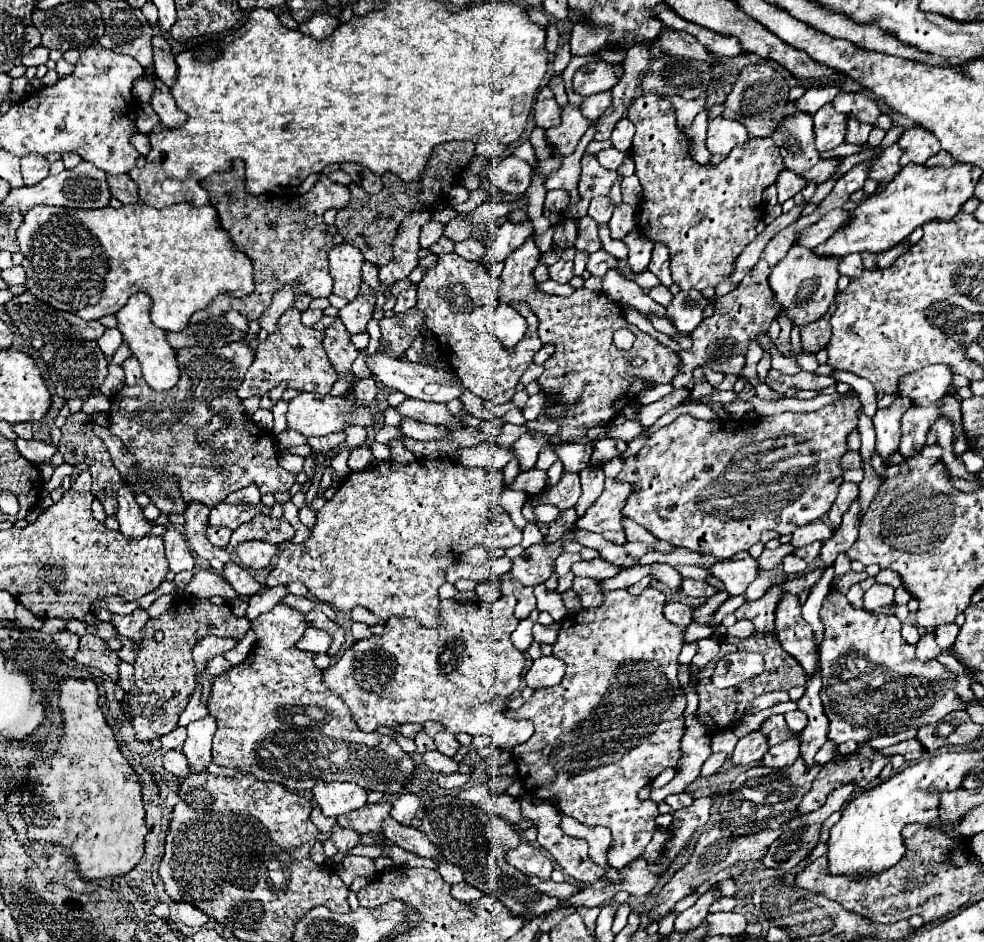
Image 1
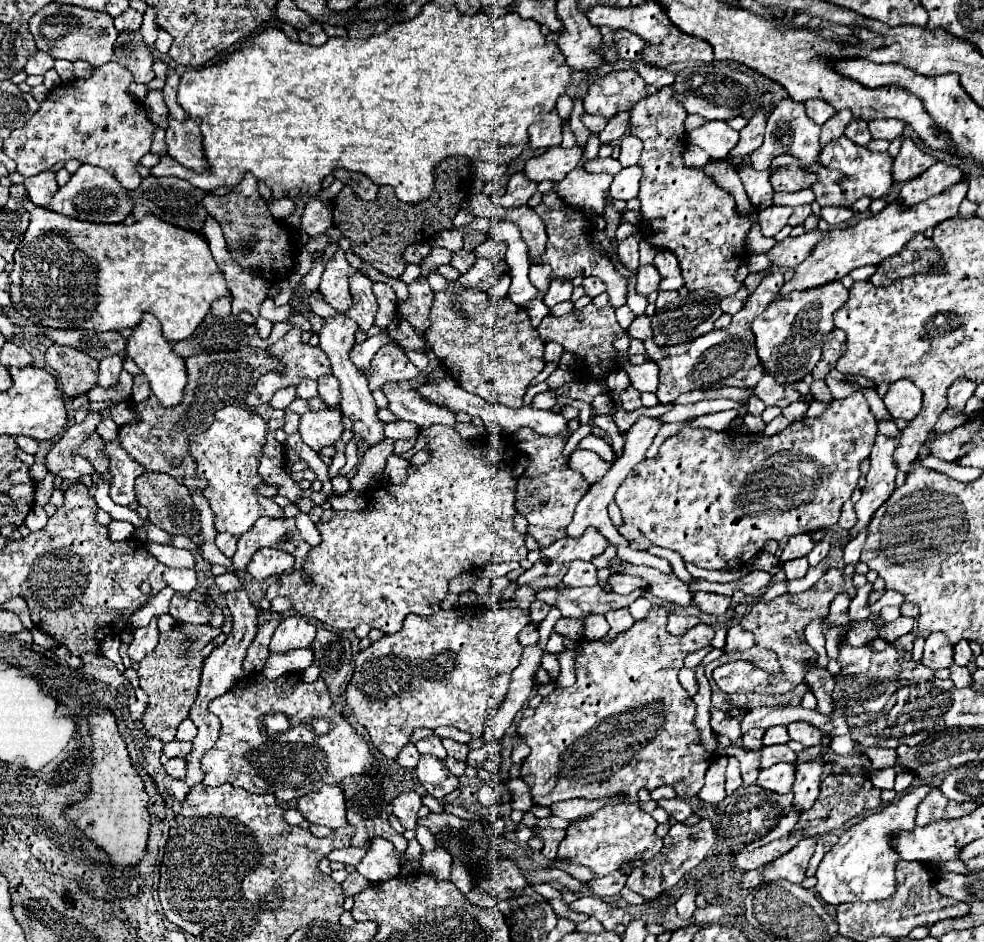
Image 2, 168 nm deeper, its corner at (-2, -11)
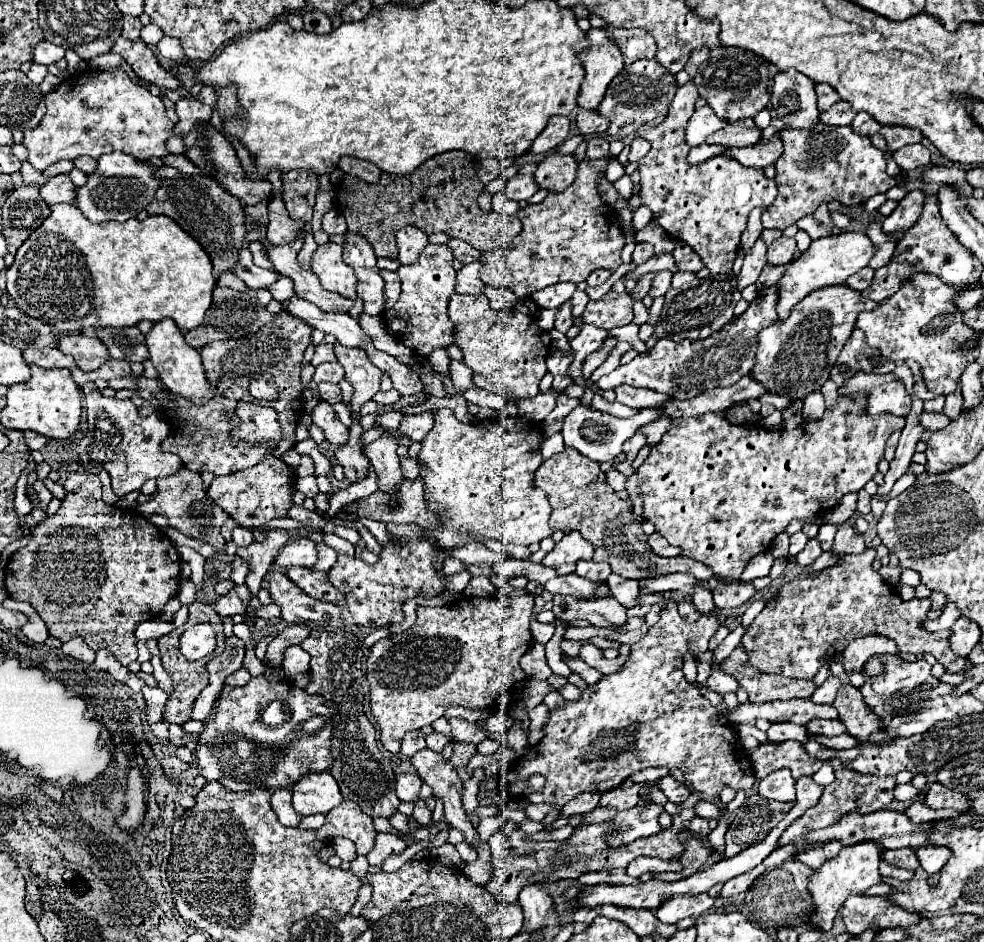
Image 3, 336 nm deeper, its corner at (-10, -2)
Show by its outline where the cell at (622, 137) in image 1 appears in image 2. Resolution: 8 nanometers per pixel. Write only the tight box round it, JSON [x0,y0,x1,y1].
[618,134,642,166]

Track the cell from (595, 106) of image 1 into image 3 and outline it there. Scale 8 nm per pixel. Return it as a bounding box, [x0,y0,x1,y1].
[576,109,608,135]

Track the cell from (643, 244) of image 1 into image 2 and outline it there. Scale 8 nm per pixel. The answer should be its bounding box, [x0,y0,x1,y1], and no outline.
[636,266,660,296]

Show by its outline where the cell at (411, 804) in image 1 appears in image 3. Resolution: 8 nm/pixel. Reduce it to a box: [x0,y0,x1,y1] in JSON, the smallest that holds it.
[396,773,422,803]

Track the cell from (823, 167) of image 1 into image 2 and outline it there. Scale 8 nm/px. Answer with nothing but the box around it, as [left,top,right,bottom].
[770,166,816,192]

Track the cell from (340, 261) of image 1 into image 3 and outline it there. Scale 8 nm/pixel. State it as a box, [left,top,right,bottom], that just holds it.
[312,245,356,299]

